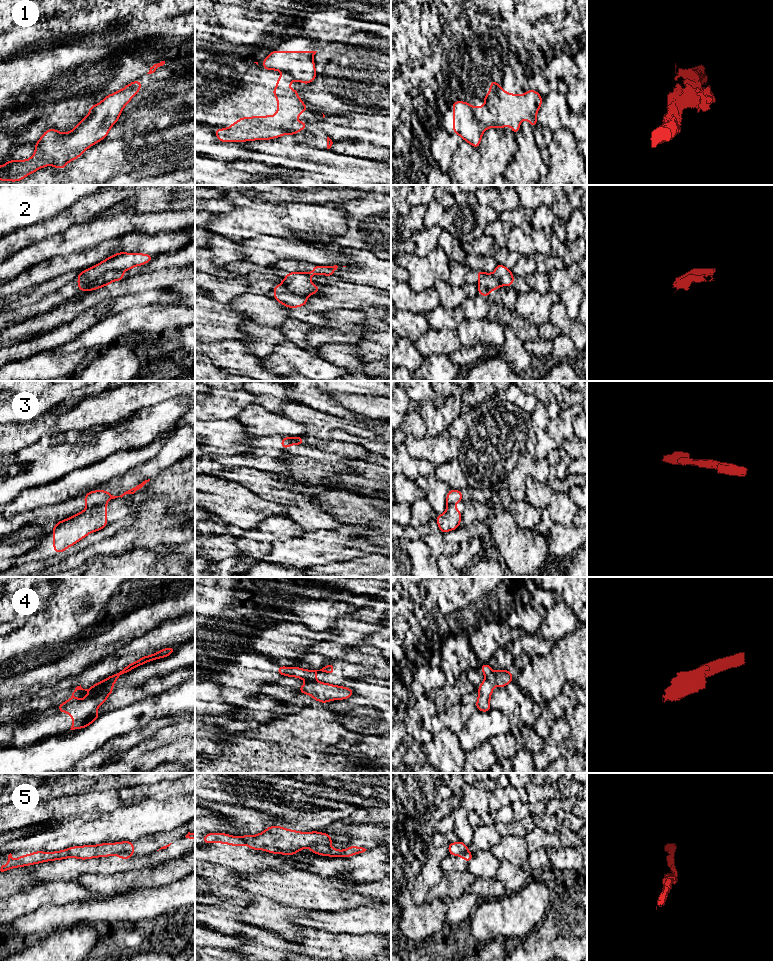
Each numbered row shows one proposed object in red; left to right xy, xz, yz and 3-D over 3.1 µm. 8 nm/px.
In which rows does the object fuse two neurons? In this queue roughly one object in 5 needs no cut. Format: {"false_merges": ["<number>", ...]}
{"false_merges": ["1", "2", "3", "4", "5"]}

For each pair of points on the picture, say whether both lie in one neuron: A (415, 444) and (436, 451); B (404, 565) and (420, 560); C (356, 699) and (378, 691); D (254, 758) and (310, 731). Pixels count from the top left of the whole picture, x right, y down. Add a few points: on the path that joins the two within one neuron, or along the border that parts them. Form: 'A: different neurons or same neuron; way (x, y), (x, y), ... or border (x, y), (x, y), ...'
A: same neuron; way (420, 448), (431, 448)
B: same neuron; way (408, 565), (416, 564)
C: same neuron; way (361, 698), (366, 695), (373, 695)
D: same neuron; way (268, 758), (283, 758), (296, 745)

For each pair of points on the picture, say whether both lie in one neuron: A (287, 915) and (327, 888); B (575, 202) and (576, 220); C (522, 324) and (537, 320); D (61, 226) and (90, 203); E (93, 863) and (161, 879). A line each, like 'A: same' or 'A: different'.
A: different
B: different
C: different
D: same
E: different

